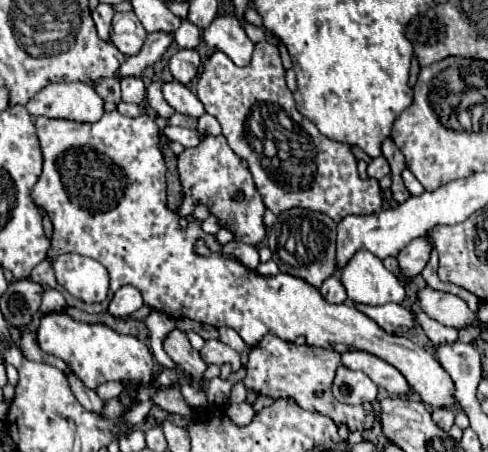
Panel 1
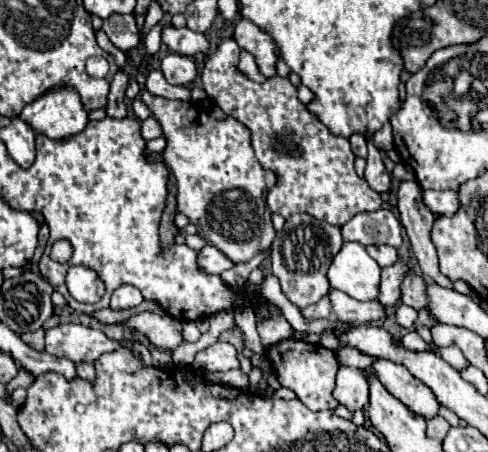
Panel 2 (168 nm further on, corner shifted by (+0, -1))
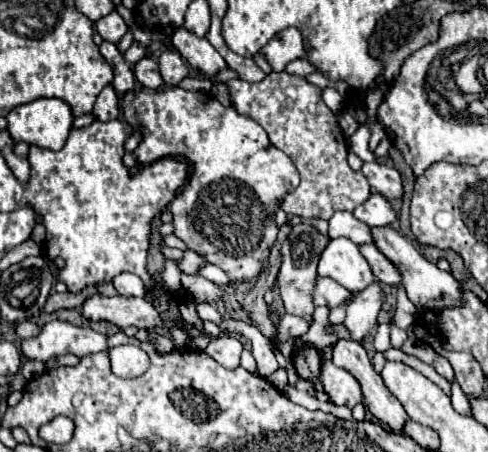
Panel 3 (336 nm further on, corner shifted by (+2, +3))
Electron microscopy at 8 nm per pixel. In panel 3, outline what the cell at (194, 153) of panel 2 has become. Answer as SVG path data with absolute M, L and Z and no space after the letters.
M142 87L140 93L126 91L120 99L120 107L122 119L132 127L132 131L142 133L142 141L134 149L136 163L148 165L162 157L178 157L188 159L192 165L188 183L168 205L174 217L174 235L182 239L188 249L200 253L208 263L220 267L230 279L228 285L234 287L240 281L258 279L262 265L270 255L270 247L278 237L274 213L280 209L284 195L292 193L300 185L300 175L292 159L270 143L266 131L256 121L236 113L234 107L224 107L208 93L186 91L182 87L172 87L166 91Z

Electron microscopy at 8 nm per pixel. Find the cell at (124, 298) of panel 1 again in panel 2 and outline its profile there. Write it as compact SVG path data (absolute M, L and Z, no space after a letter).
M122 285L112 293L112 301L110 301L110 309L114 311L122 311L122 309L132 309L138 307L144 301L142 293L132 287L132 285Z

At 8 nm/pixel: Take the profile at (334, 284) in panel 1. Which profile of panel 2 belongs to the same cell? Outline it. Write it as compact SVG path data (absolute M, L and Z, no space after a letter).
M324 295L318 303L308 305L306 309L302 309L302 315L308 319L328 319L332 317L332 303L330 303L330 295Z

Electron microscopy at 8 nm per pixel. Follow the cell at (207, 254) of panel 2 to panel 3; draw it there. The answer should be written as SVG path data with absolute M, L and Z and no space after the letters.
M184 251L184 257L180 261L176 261L178 271L180 273L186 273L186 275L194 275L196 269L200 265L204 265L204 263L206 263L206 259L202 255L198 255L196 251Z

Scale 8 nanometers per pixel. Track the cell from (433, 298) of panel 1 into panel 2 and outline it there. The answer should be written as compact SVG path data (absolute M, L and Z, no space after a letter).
M408 273L408 277L404 279L404 285L402 285L402 297L400 299L402 299L404 305L414 307L416 311L420 311L420 309L428 311L428 297L426 297L424 277Z

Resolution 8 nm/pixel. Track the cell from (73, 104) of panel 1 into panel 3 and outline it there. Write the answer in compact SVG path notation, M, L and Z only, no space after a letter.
M36 99L36 101L14 107L6 115L6 121L8 121L6 129L8 129L8 133L14 141L24 141L28 145L58 151L58 149L62 149L62 145L66 143L68 133L72 131L74 117L70 113L70 107L60 99Z

